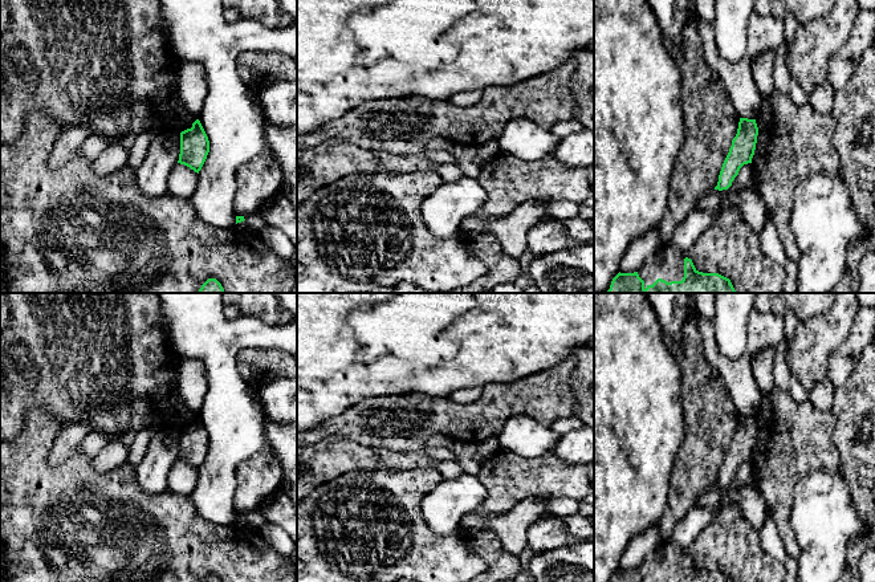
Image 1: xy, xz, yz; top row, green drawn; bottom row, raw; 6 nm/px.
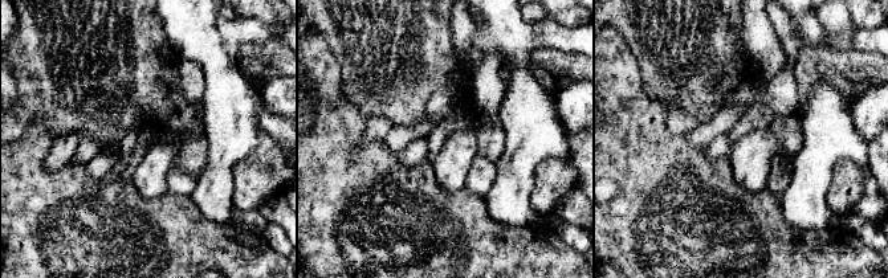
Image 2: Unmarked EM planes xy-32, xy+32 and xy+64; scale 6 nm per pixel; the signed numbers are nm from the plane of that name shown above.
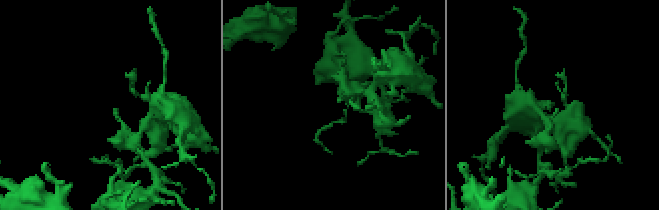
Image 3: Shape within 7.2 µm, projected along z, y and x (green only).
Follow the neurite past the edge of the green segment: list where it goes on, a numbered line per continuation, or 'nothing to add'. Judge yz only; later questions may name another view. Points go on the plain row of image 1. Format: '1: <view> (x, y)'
1: yz (668, 561)

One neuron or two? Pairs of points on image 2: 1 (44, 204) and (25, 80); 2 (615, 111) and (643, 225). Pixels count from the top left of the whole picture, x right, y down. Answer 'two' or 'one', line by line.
1: two
2: one

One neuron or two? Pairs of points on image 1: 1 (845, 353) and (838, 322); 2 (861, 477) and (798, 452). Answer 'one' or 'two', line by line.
1: two
2: two

